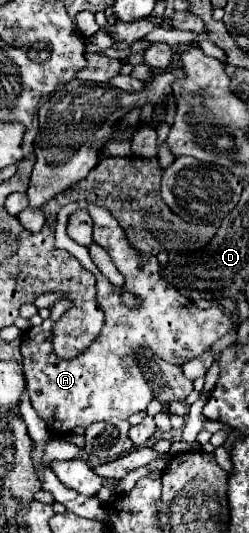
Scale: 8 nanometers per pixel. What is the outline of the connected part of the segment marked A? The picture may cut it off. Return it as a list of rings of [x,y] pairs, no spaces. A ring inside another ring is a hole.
[[[73,202],[63,206],[57,212],[55,244],[59,244],[57,248],[71,252],[81,265],[94,275],[96,298],[105,314],[105,324],[97,340],[91,344],[91,348],[87,348],[83,354],[77,354],[71,360],[61,360],[53,352],[51,342],[55,318],[61,318],[61,314],[69,308],[67,300],[57,300],[49,308],[51,316],[43,320],[41,326],[33,326],[21,336],[23,372],[31,396],[31,406],[39,412],[39,416],[47,422],[49,428],[57,428],[59,436],[69,434],[71,428],[77,426],[87,428],[93,422],[109,420],[113,416],[127,420],[131,414],[147,410],[147,404],[155,398],[155,394],[149,394],[149,384],[139,370],[135,348],[149,346],[155,355],[161,355],[167,362],[181,366],[187,360],[203,354],[211,344],[215,344],[233,328],[231,318],[225,316],[219,308],[199,310],[173,286],[165,284],[157,258],[139,256],[139,252],[127,242],[121,224],[117,224],[117,220],[113,220],[113,216],[105,208],[99,208],[91,202]],[[79,208],[87,210],[93,218],[93,242],[103,246],[111,256],[113,264],[119,268],[119,272],[123,272],[123,288],[141,300],[137,308],[127,308],[121,302],[121,290],[99,272],[99,268],[93,264],[89,256],[87,246],[81,246],[67,236],[67,220]]]

